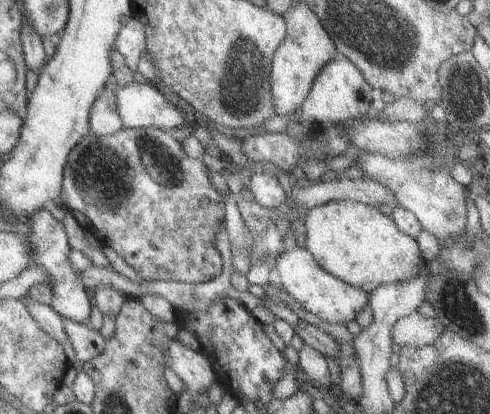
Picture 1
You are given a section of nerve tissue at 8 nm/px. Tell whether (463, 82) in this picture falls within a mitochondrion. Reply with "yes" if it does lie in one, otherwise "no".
yes

